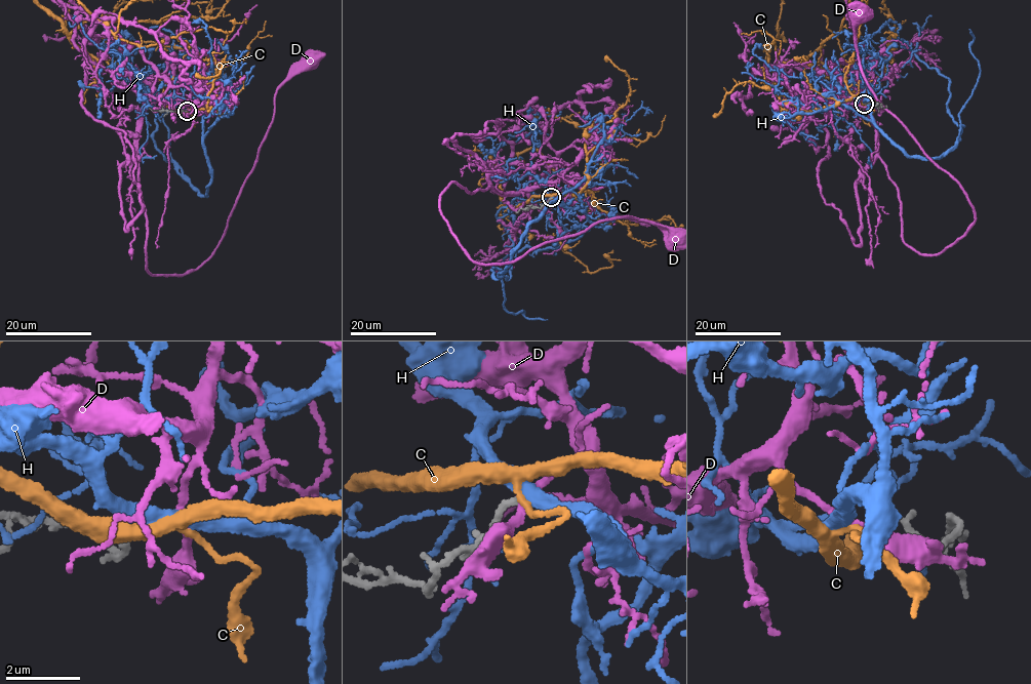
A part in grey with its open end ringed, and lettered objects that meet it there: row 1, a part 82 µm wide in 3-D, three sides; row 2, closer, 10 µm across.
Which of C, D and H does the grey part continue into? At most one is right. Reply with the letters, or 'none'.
none

